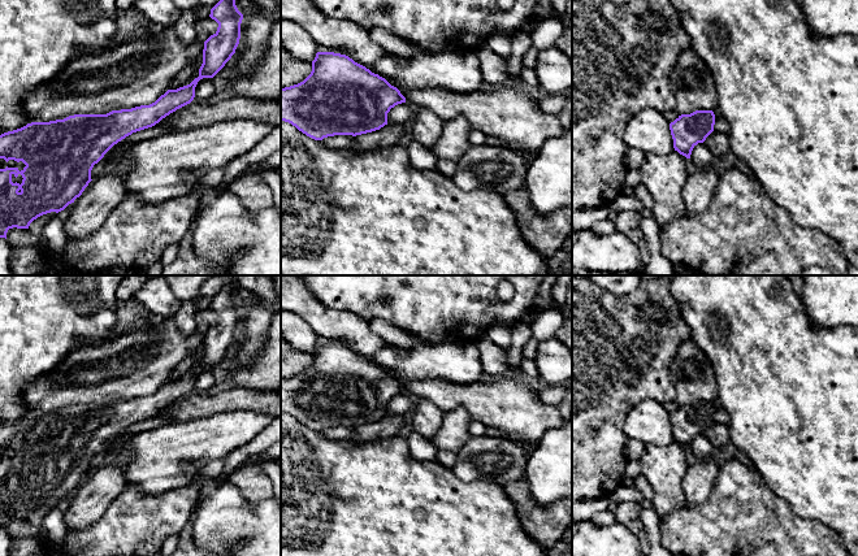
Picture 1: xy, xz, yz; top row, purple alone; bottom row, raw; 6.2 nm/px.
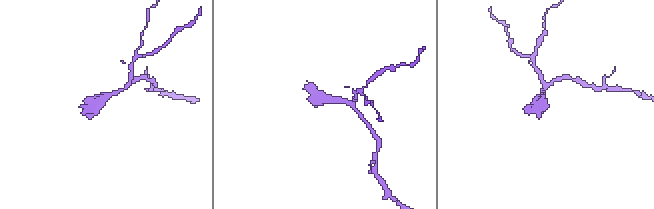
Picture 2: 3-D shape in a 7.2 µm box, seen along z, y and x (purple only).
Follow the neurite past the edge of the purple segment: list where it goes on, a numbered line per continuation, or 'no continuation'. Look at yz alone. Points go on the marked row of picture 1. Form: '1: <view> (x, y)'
no continuation

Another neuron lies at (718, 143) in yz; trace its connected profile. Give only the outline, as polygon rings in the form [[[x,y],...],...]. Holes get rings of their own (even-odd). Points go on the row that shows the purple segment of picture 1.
[[[712,131],[705,140],[715,157],[722,157],[731,152],[728,134]]]

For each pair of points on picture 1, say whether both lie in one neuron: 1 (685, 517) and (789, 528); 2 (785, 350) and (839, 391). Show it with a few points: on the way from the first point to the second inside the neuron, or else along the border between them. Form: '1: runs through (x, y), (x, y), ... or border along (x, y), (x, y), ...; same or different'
1: runs through (711, 528), (763, 528); same
2: runs through (798, 363), (826, 390); same

